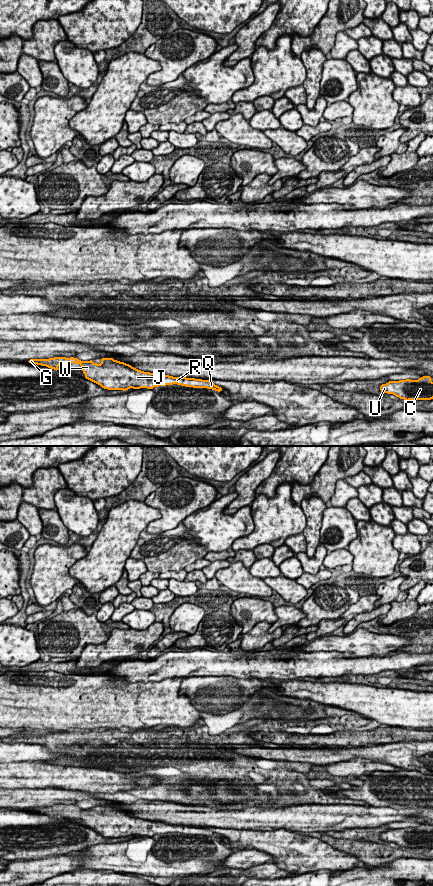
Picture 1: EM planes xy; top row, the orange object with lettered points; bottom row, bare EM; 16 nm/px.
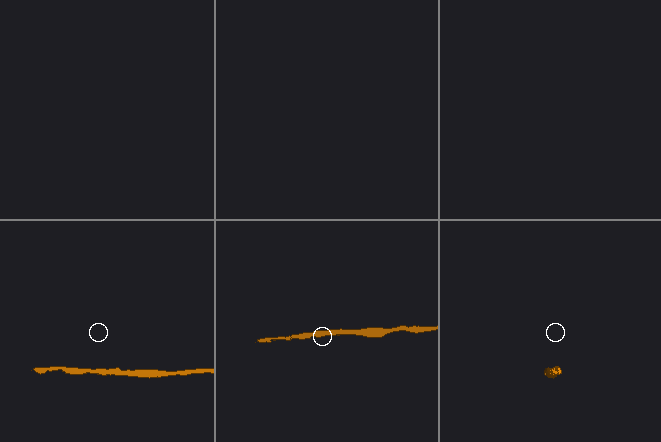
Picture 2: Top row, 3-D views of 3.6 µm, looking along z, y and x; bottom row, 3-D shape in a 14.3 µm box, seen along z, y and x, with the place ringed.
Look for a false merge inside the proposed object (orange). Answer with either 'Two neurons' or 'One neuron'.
One neuron

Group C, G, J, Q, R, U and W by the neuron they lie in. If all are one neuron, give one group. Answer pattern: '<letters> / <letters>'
C G J Q R U W

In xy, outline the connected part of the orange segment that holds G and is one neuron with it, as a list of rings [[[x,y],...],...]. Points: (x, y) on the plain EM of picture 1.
[[[54,805],[49,807],[30,807],[30,812],[37,812],[55,817],[58,820],[58,813],[62,811],[80,811],[81,818],[88,827],[104,837],[127,839],[130,836],[153,837],[154,835],[166,833],[181,833],[193,836],[207,836],[218,840],[223,837],[210,828],[202,828],[186,825],[173,825],[161,821],[150,821],[138,818],[130,812],[114,808],[113,806],[101,806],[101,812],[93,808],[81,809],[77,806]]]

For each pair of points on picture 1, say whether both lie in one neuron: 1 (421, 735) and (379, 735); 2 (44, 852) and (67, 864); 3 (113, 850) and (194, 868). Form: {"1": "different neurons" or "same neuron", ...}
{"1": "same neuron", "2": "different neurons", "3": "same neuron"}

